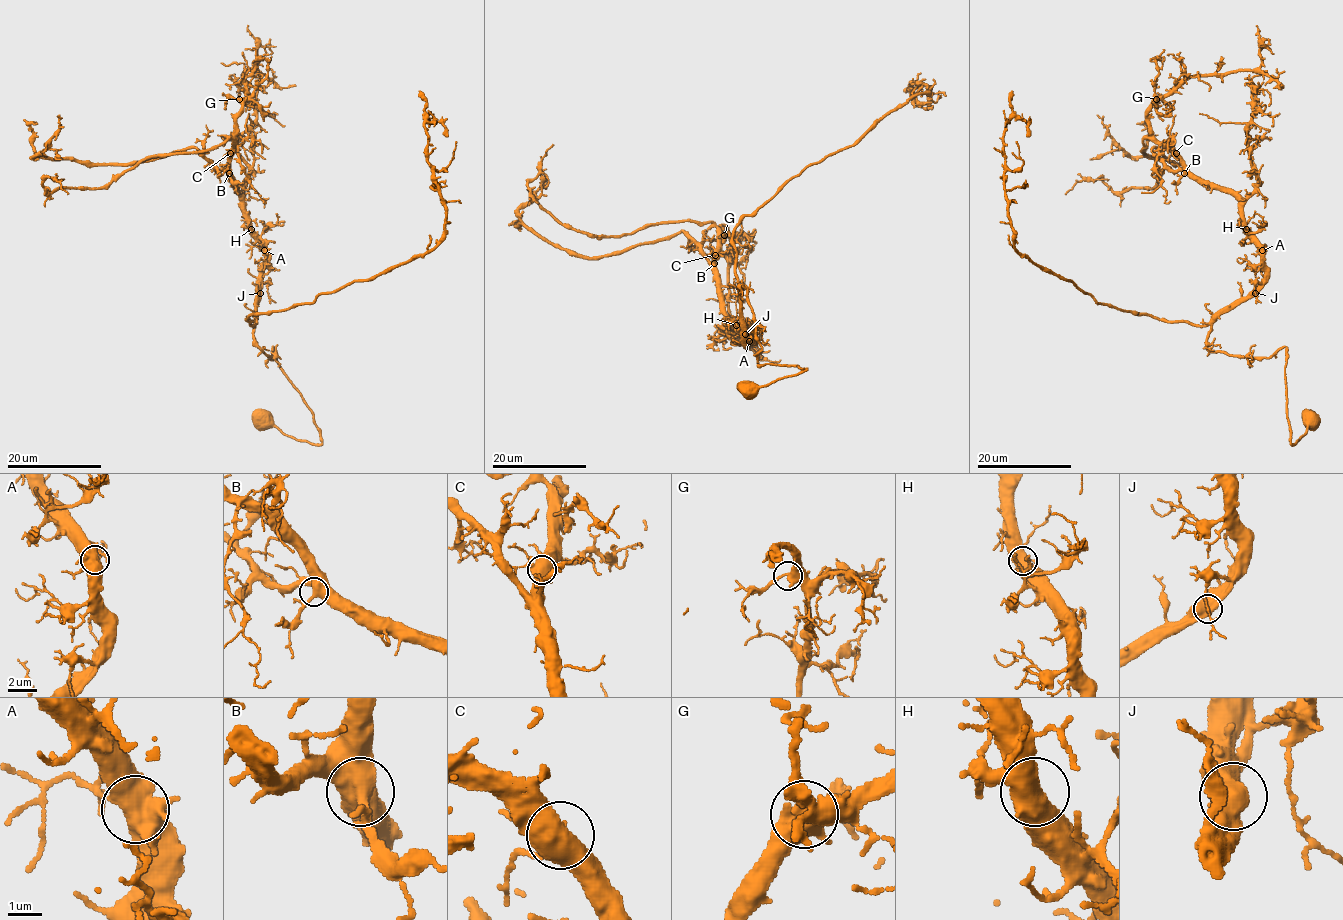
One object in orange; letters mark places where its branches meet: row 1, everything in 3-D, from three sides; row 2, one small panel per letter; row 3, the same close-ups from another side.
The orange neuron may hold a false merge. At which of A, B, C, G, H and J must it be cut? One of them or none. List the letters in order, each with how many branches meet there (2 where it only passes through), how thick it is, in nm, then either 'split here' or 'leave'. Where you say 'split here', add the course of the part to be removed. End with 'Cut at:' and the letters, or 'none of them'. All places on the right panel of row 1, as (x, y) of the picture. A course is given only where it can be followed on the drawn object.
A: 2 branches meet; 600 nm thick; leave
B: 2 branches meet; 600 nm thick; leave
C: 2 branches meet; 600 nm thick; leave
G: 2 branches meet; 480 nm thick; leave
H: 2 branches meet; 550 nm thick; leave
J: 2 branches meet; 750 nm thick; leave
Cut at: none of them

